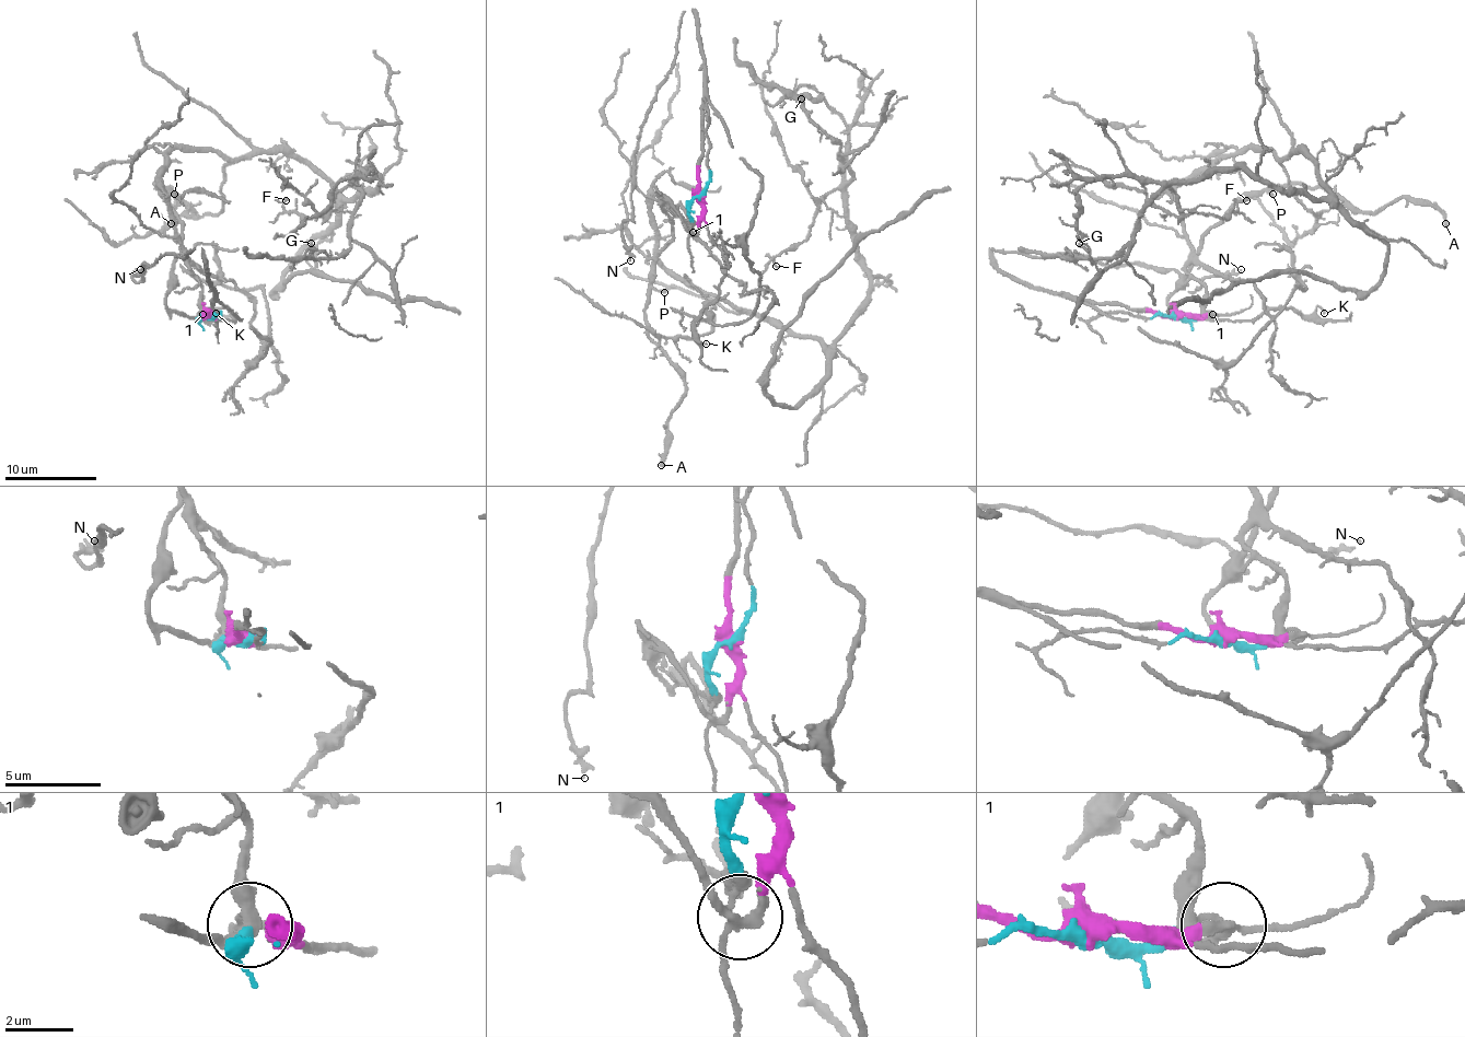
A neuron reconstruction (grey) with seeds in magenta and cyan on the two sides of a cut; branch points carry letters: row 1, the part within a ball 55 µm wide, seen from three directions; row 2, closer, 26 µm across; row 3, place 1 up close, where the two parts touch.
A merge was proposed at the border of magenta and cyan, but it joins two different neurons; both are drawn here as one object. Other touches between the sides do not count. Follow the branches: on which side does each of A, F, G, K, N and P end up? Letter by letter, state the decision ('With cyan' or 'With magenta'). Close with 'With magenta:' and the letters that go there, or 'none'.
A: With magenta
F: With cyan
G: With cyan
K: With magenta
N: With magenta
P: With magenta
With magenta: A, K, N, P

